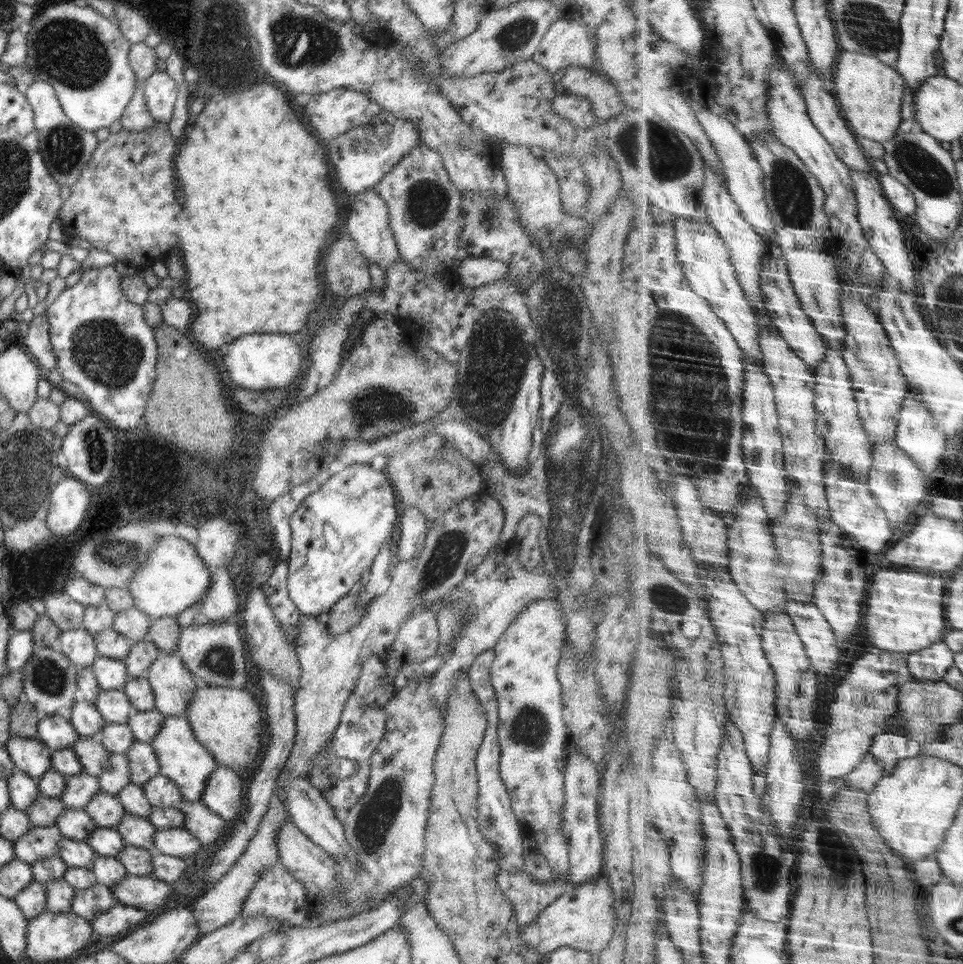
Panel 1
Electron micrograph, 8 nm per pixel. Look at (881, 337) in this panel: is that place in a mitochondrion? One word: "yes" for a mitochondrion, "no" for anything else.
no

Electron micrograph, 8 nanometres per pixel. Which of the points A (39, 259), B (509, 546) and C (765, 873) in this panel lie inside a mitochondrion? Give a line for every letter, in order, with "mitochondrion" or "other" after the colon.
A: other
B: other
C: mitochondrion

